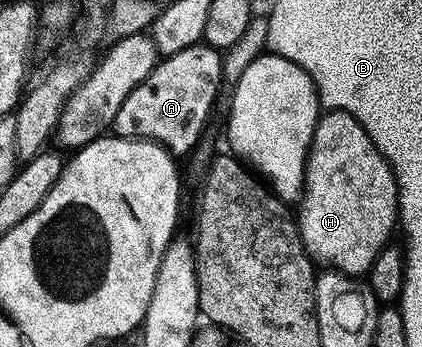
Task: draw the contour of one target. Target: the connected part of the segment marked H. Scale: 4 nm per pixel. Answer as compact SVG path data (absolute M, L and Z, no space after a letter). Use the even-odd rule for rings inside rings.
M325 111L316 122L312 144L308 147L308 161L304 166L304 191L298 201L300 213L295 213L296 227L308 259L328 270L343 272L345 276L363 277L370 270L374 258L389 247L392 231L398 228L396 179L386 158L350 114Z

